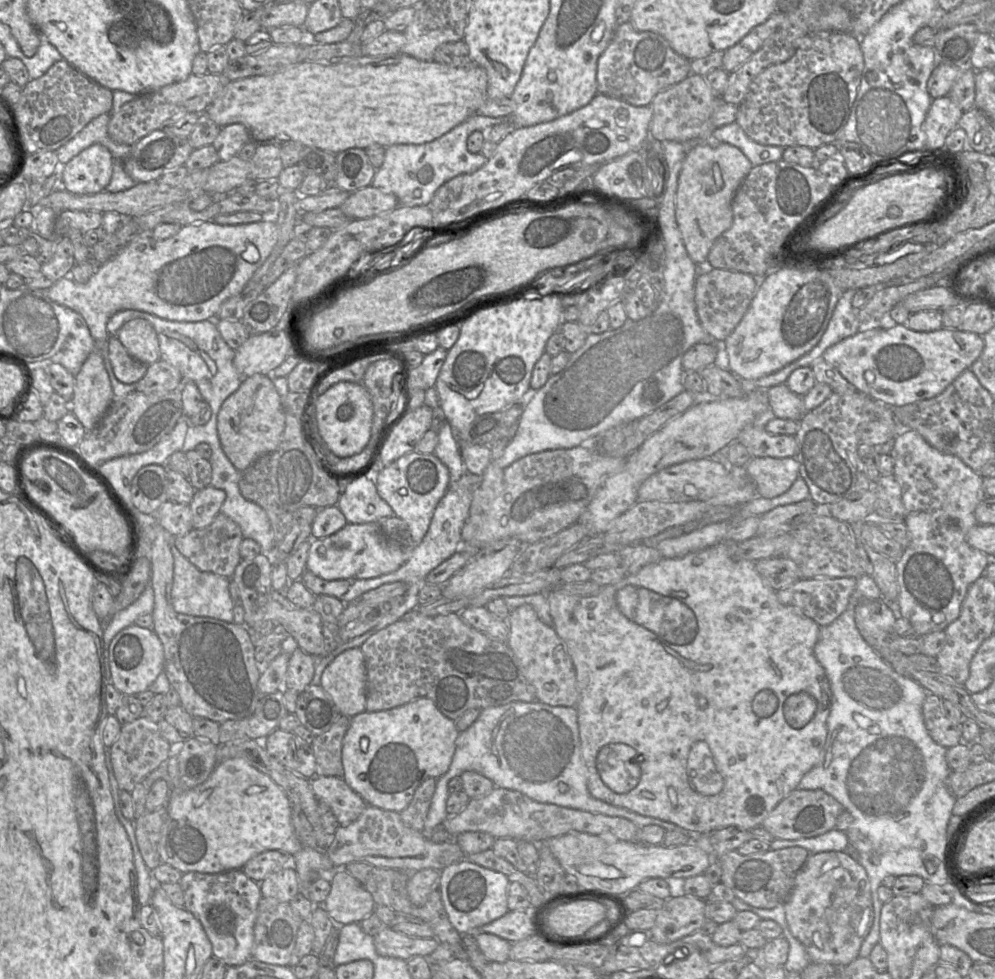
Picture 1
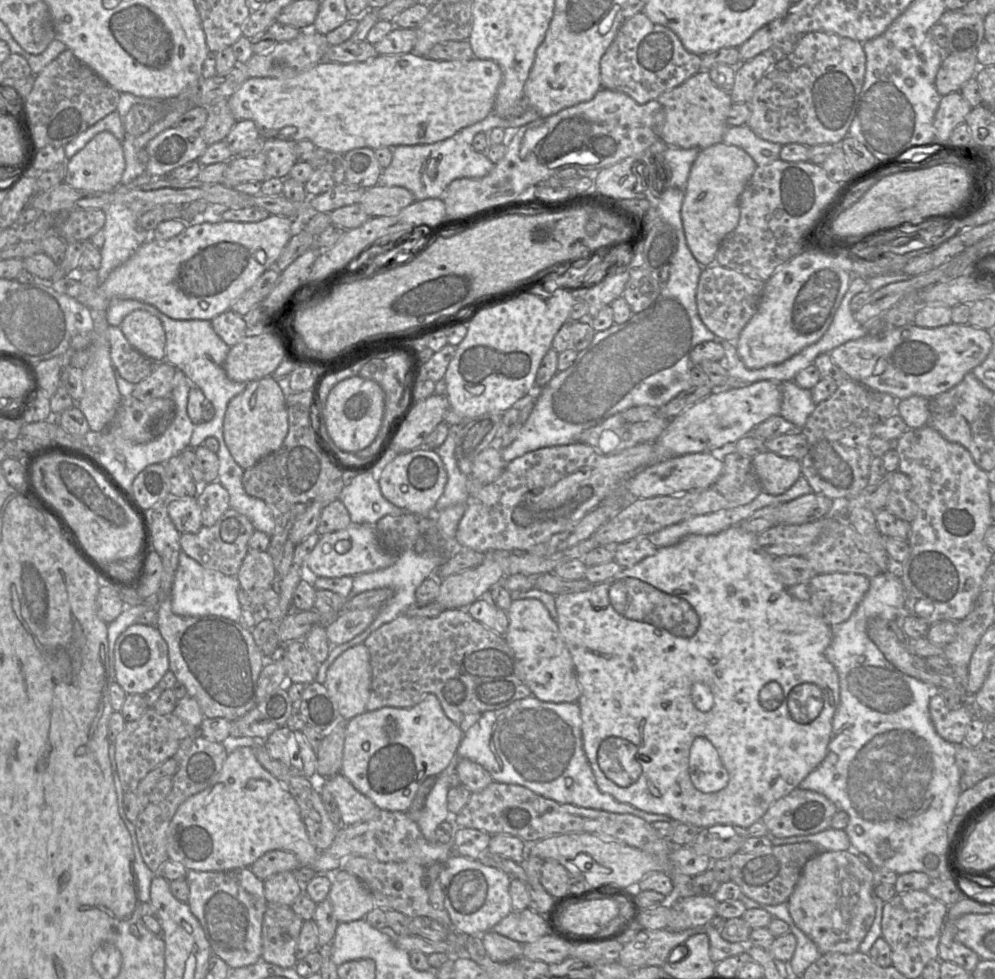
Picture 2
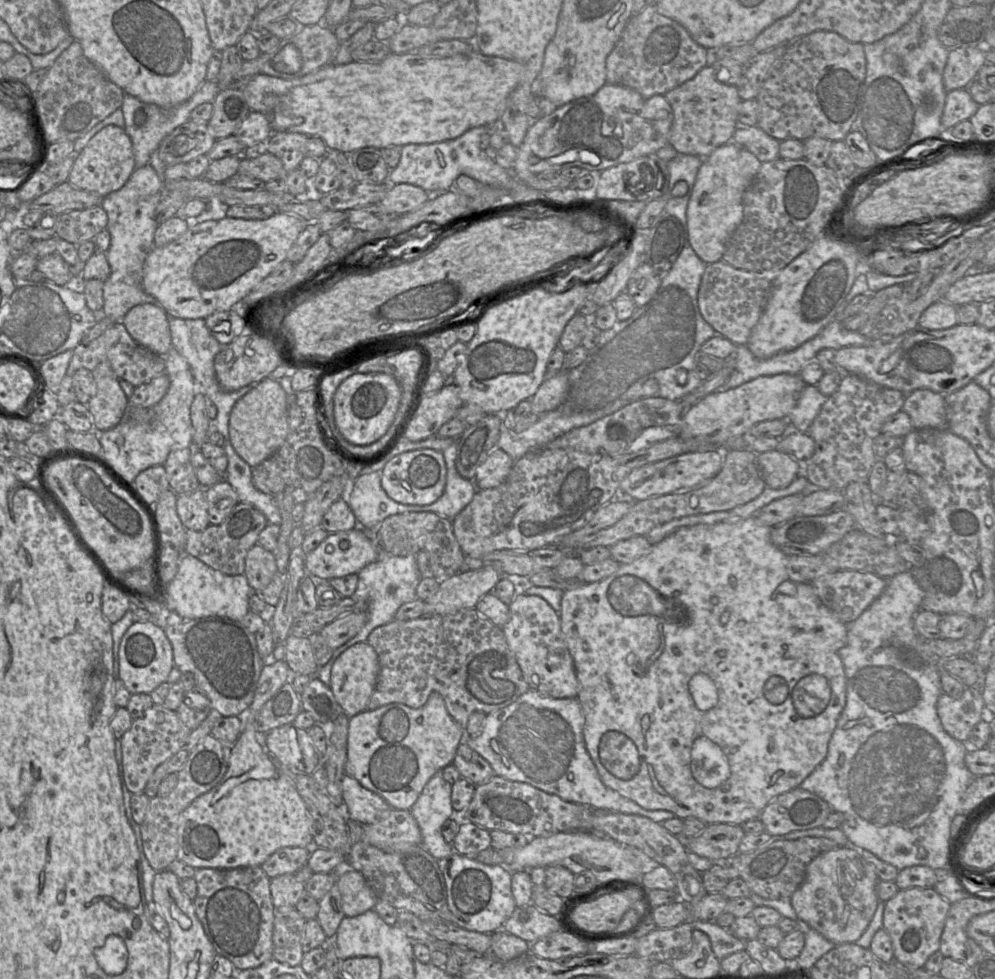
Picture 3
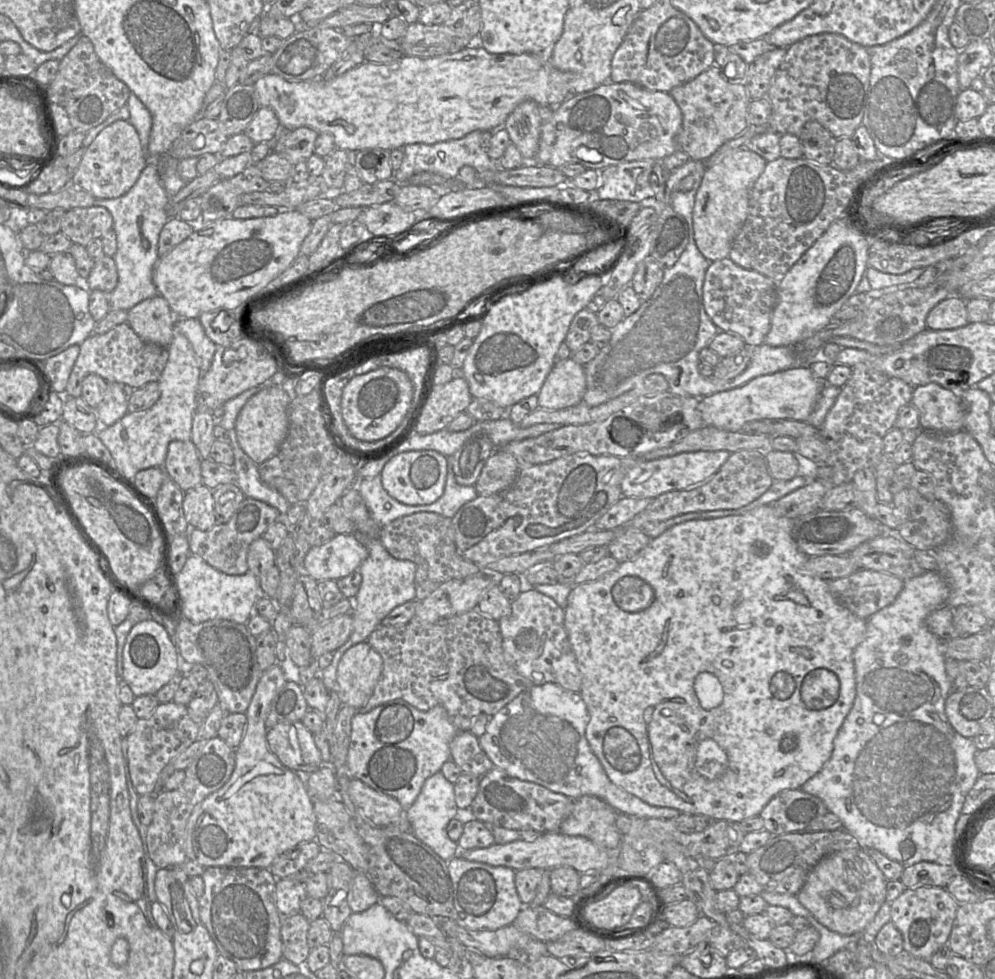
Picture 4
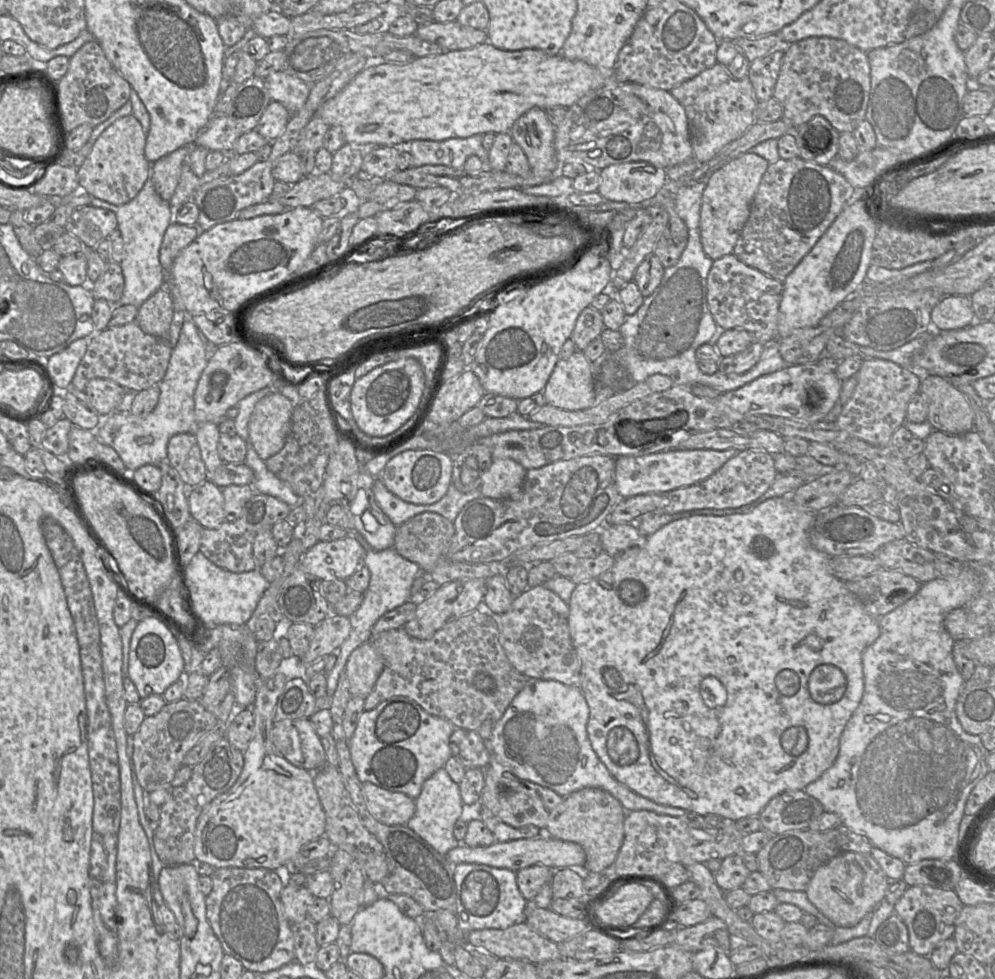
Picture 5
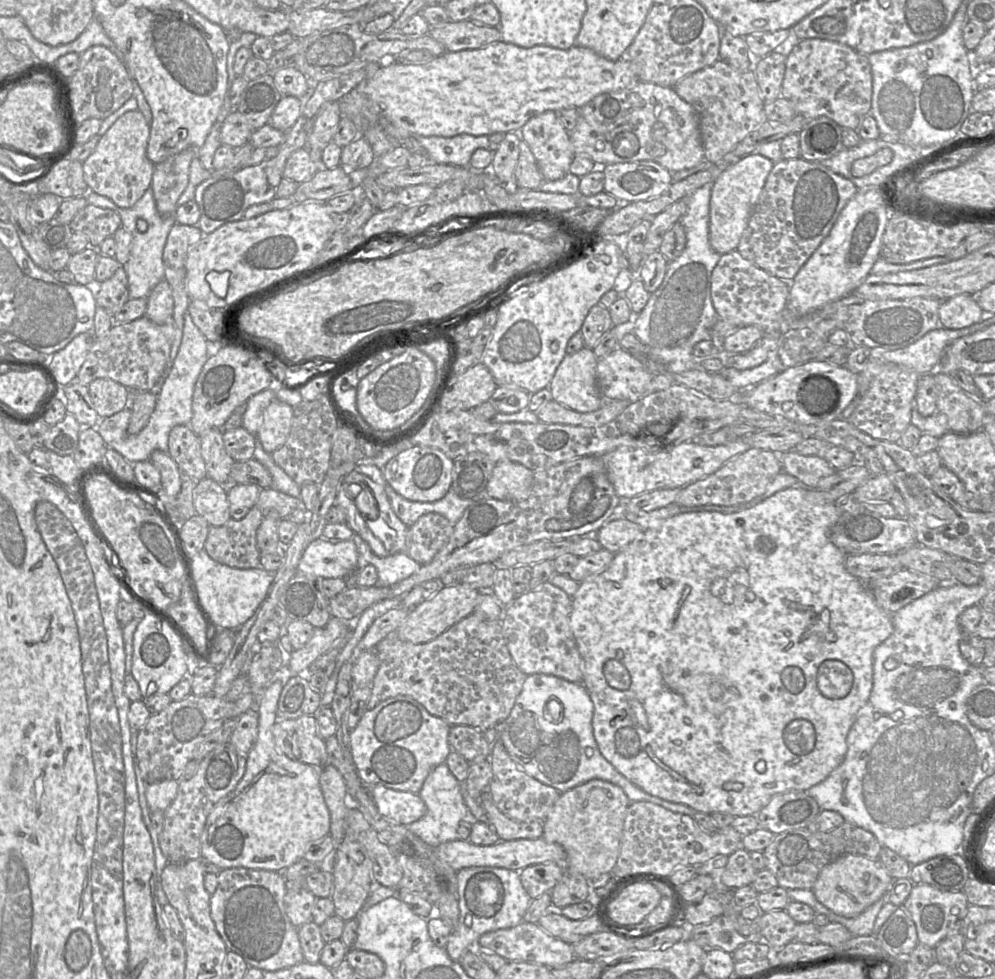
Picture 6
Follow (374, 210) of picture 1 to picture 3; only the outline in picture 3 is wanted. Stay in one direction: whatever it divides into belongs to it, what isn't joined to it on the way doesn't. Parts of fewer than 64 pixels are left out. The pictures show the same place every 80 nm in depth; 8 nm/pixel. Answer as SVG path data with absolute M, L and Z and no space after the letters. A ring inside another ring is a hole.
M412 184L390 185L390 189L379 202L382 211L391 217L408 213L423 205L430 195Z

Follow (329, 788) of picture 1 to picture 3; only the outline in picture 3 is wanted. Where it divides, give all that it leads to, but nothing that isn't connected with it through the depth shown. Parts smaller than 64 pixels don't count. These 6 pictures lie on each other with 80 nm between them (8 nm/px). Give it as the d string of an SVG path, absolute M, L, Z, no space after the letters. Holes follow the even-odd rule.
M346 774L342 779L342 795L347 819L362 825L377 822L392 809L382 797L364 788L356 779Z

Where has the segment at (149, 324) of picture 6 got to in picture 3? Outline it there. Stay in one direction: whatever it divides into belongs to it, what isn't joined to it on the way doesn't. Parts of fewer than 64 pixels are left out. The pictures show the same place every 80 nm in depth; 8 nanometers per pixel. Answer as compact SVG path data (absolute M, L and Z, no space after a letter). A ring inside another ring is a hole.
M114 322L99 337L87 345L79 343L73 349L73 356L56 394L60 407L77 401L72 381L74 373L81 368L93 371L102 361L108 361L115 375L119 379L129 382L134 388L165 374L165 356L160 356L140 346L130 336L122 322Z

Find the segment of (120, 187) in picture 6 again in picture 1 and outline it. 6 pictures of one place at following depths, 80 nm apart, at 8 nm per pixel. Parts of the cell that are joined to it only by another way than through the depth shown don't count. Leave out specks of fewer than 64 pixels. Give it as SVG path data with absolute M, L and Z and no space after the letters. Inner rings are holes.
M93 144L73 157L65 165L60 165L58 177L62 181L62 187L74 194L95 194L102 192L109 184L113 169L114 161L111 152L101 144Z

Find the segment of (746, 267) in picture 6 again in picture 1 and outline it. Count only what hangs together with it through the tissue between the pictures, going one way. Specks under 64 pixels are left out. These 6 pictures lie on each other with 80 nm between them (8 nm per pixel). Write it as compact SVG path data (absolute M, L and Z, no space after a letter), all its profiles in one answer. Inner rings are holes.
M713 269L695 282L695 305L702 327L713 341L724 341L737 327L759 287L759 278L750 274Z

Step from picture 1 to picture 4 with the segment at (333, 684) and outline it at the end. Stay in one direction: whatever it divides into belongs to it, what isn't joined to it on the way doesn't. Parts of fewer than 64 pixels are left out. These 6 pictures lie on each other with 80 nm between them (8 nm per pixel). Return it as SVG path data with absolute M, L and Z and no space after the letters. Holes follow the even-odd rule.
M367 641L350 647L337 670L337 693L343 705L360 710L371 697L381 676L381 655Z

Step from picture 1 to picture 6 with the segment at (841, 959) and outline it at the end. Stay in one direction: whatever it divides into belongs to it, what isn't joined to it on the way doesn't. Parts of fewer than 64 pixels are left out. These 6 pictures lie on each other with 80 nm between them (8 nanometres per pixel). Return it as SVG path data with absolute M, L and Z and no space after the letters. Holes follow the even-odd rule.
M844 854L821 870L812 891L821 904L837 915L854 918L884 896L892 880L879 859Z

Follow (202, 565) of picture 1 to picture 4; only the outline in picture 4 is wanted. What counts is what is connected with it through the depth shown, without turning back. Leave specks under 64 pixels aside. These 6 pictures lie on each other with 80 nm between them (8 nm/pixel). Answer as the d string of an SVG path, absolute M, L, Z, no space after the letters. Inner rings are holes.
M245 498L228 522L216 524L208 531L189 529L187 538L190 554L199 556L224 574L244 575L249 571L247 553L250 544L262 537L267 528L276 521L283 521L283 516L276 508L253 498Z

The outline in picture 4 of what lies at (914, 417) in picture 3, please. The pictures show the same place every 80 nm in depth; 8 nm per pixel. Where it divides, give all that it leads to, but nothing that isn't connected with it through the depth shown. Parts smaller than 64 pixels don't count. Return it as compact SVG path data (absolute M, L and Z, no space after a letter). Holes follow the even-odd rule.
M937 383L917 386L911 403L919 411L920 428L954 433L964 430L965 407L959 394Z

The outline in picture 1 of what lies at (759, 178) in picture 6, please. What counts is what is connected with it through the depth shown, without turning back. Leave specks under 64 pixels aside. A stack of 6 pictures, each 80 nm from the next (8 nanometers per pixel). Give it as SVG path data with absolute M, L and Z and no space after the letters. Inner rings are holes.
M703 141L685 157L678 177L675 216L689 257L695 264L707 261L711 247L733 221L732 201L752 163L737 147Z

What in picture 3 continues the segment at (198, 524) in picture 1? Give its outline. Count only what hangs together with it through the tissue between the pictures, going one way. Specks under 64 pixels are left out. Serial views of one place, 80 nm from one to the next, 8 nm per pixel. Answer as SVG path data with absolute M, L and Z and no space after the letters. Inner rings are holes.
M225 479L204 489L208 504L209 524L218 525L224 521L239 502L238 495Z

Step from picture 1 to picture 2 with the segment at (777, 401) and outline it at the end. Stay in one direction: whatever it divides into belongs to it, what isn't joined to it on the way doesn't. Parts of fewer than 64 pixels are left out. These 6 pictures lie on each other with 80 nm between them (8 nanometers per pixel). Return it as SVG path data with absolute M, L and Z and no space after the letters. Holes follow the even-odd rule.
M794 381L780 383L782 404L779 415L801 430L816 408L811 390L798 386Z

